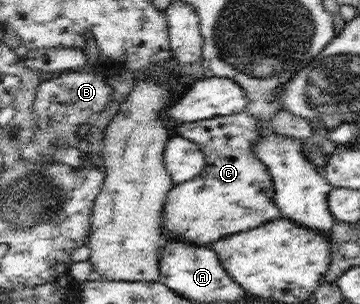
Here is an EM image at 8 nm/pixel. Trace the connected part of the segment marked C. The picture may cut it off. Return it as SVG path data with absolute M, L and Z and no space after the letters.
M243 112L211 119L185 122L177 127L177 134L193 140L201 147L208 160L205 169L195 178L182 184L175 184L169 194L164 211L163 237L180 239L195 245L209 245L225 235L255 229L267 221L283 217L276 202L276 187L268 165L253 151L255 141L260 141L260 121L254 115Z

